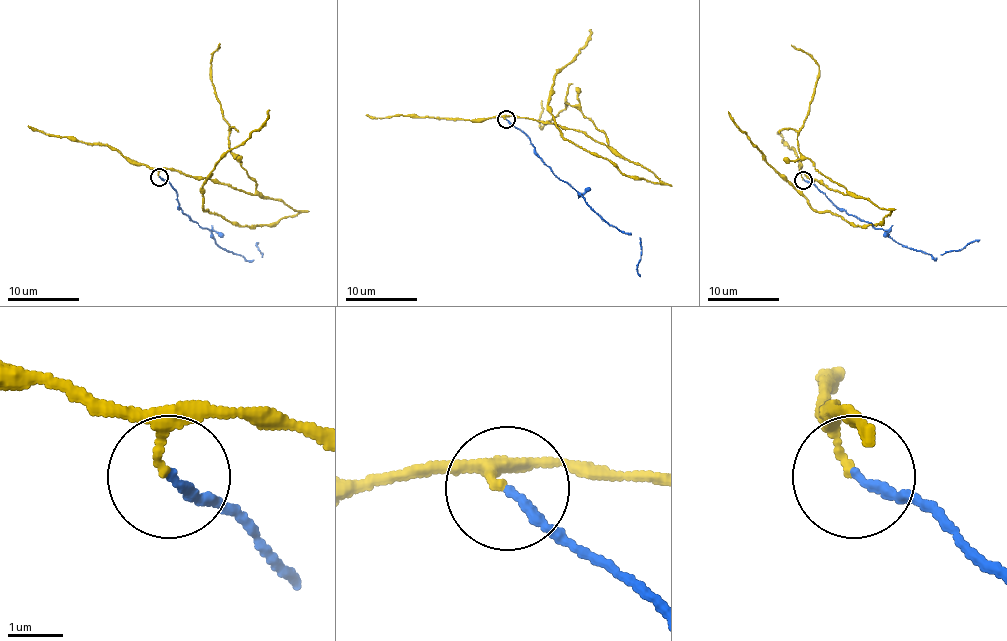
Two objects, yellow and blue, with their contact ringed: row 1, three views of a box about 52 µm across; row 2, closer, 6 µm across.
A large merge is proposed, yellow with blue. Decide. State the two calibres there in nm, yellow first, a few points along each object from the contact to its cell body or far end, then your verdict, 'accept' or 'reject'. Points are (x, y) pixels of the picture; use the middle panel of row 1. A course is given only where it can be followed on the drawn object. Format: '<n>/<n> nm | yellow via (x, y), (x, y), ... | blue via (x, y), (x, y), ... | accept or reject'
140/170 nm | yellow via (505, 118), (577, 129), (658, 183), (624, 175), (568, 141), (554, 122), (553, 78), (591, 29) | blue via (505, 118), (529, 138), (541, 161), (572, 186), (587, 204), (611, 225), (640, 238), (639, 276) | accept

